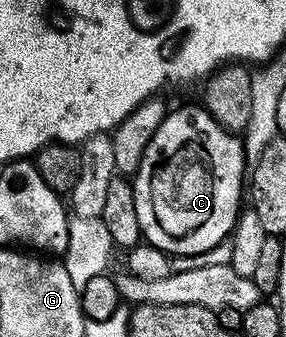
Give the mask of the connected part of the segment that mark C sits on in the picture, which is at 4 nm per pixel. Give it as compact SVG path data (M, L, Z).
M204 106L166 111L165 120L155 130L155 138L151 138L132 181L144 243L173 256L198 256L226 243L243 211L241 192L243 196L247 188L247 161L242 137L215 122Z

